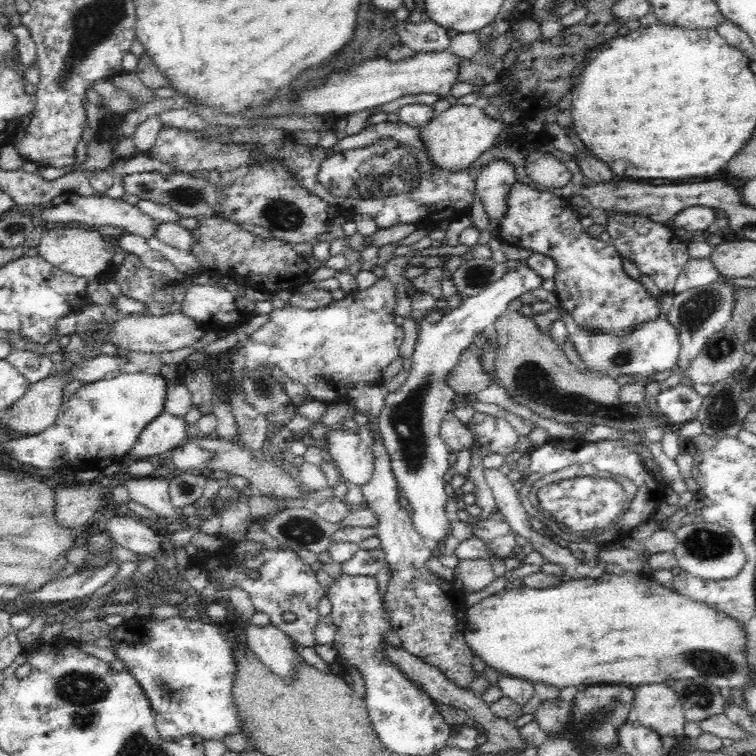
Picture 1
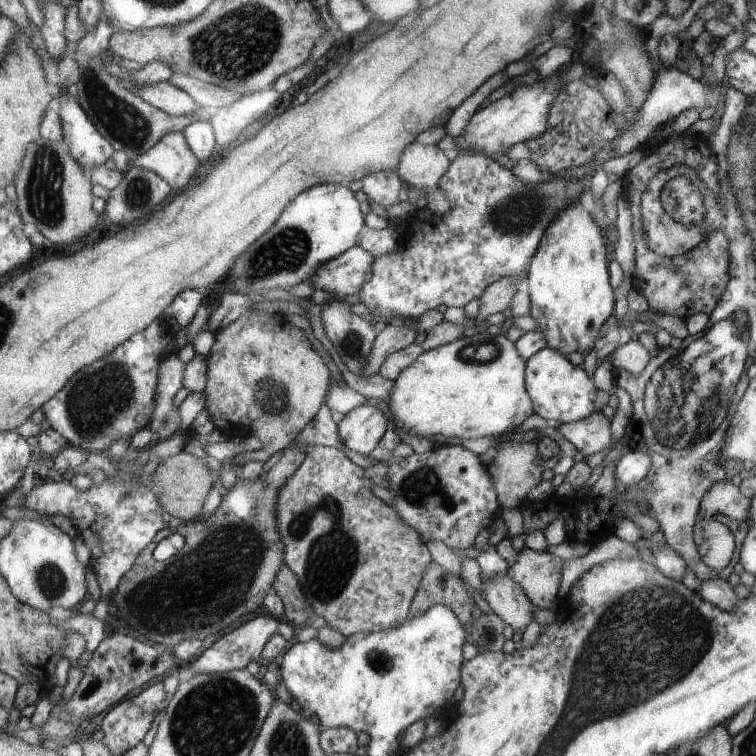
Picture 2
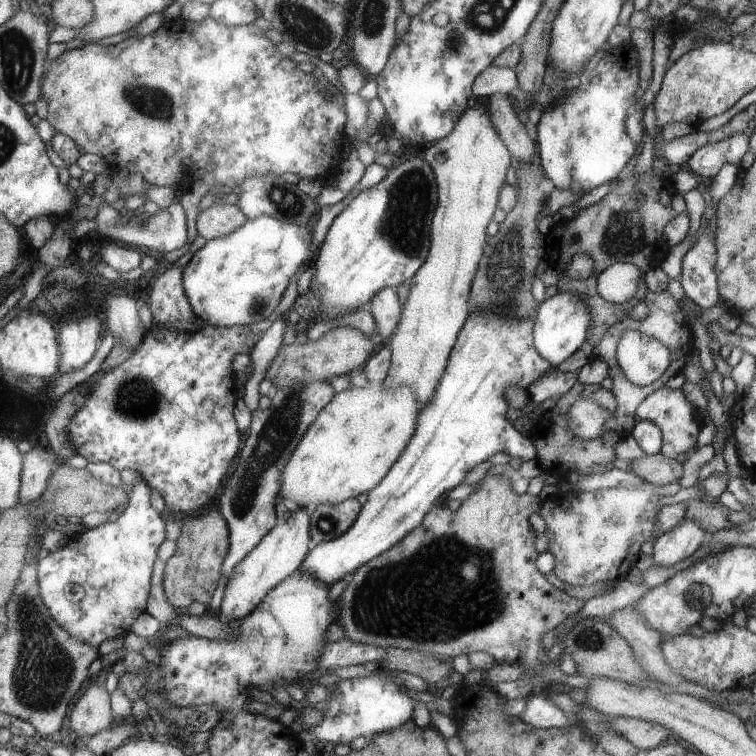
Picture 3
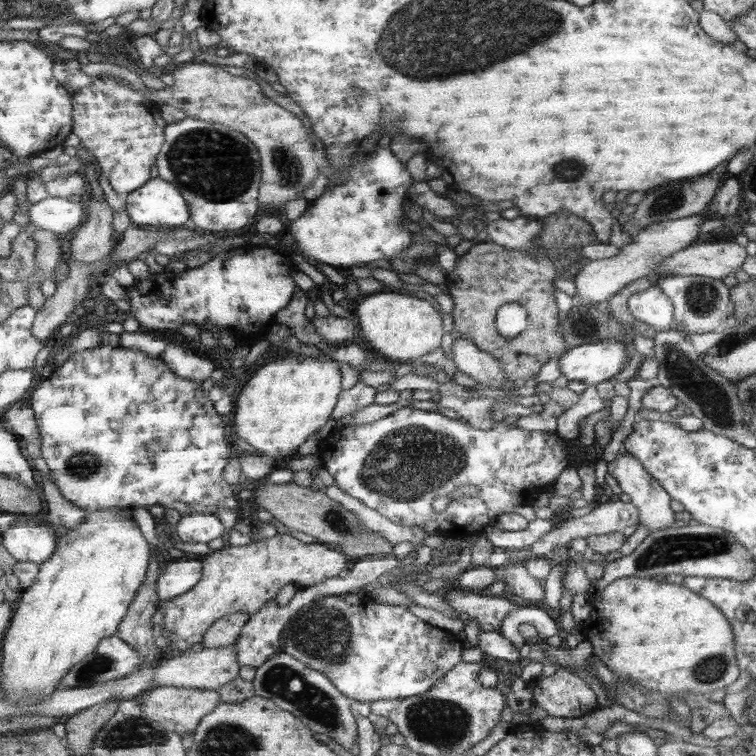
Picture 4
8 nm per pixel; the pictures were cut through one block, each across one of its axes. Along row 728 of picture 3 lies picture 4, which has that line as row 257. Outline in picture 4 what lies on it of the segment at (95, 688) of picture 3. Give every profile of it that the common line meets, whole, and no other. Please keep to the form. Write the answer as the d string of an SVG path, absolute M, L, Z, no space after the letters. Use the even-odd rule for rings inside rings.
M93 194L87 196L87 220L73 234L71 240L71 258L75 262L97 264L109 258L115 250L113 236L113 208L107 200L99 200Z

